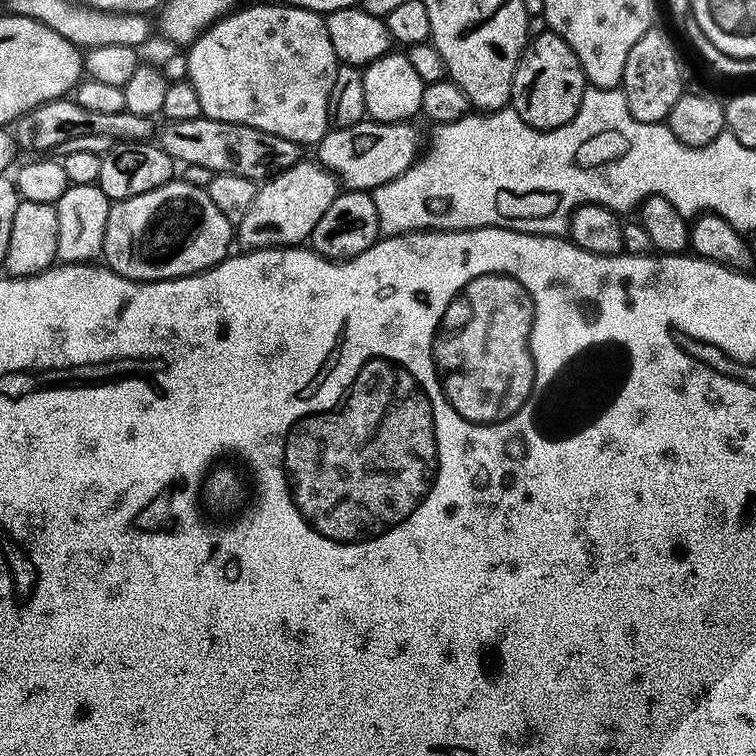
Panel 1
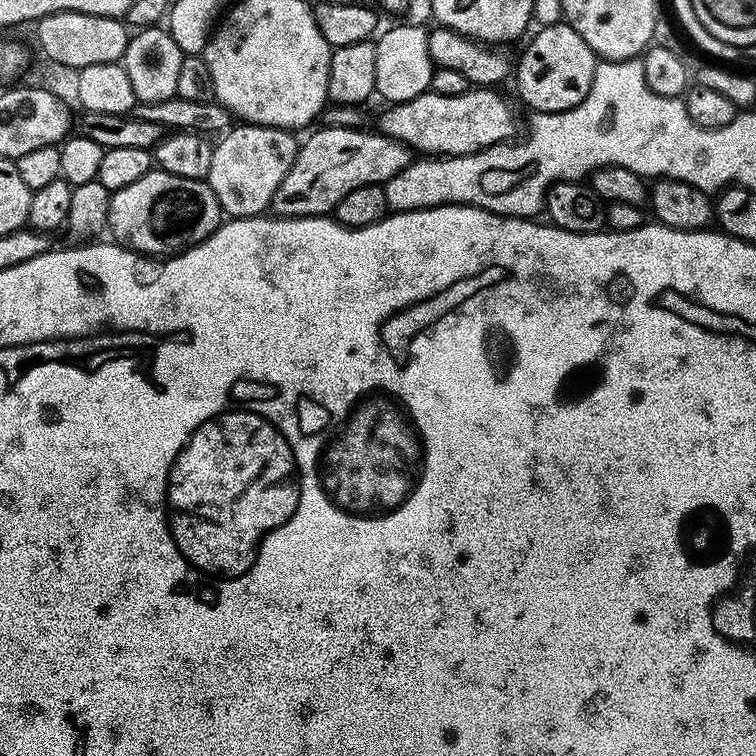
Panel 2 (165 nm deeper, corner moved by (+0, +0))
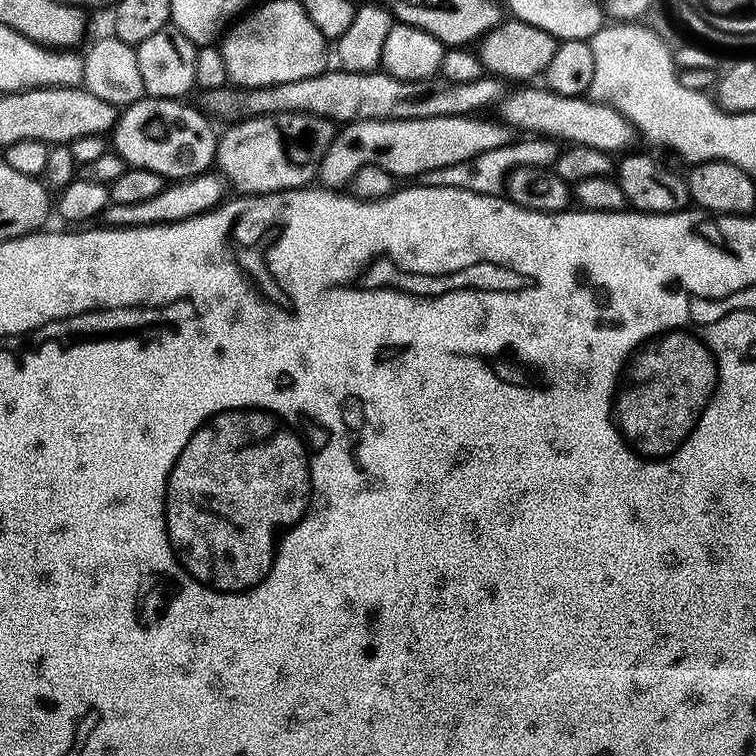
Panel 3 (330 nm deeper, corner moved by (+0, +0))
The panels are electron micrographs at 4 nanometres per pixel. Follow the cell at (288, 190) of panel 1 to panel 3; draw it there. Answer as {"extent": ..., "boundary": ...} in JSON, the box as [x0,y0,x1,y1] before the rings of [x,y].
{"extent":[319,114,517,189],"boundary":[[[473,114],[409,120],[356,120],[353,124],[345,124],[337,131],[322,158],[319,183],[325,188],[343,189],[362,166],[382,166],[382,170],[397,178],[420,178],[426,172],[461,164],[473,160],[478,154],[517,143],[517,129],[499,118],[484,118],[483,115]]]}

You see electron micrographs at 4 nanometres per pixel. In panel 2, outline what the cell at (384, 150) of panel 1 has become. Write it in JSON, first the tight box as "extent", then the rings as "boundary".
{"extent":[378,86,517,158],"boundary":[[[479,86],[469,87],[467,92],[454,96],[429,90],[413,100],[385,107],[378,131],[381,136],[389,136],[413,153],[428,158],[473,156],[495,144],[511,141],[517,135],[516,112],[511,102],[496,92],[499,91]]]}

